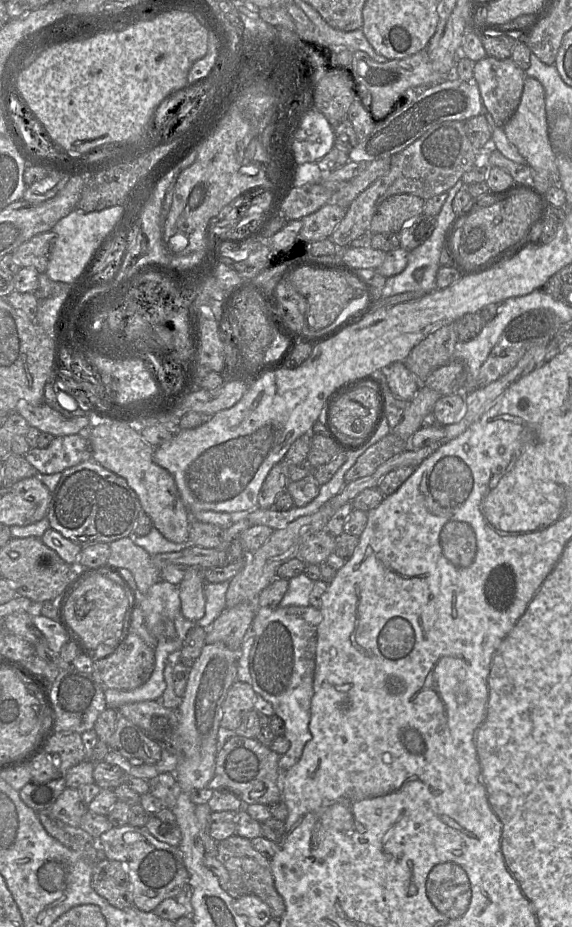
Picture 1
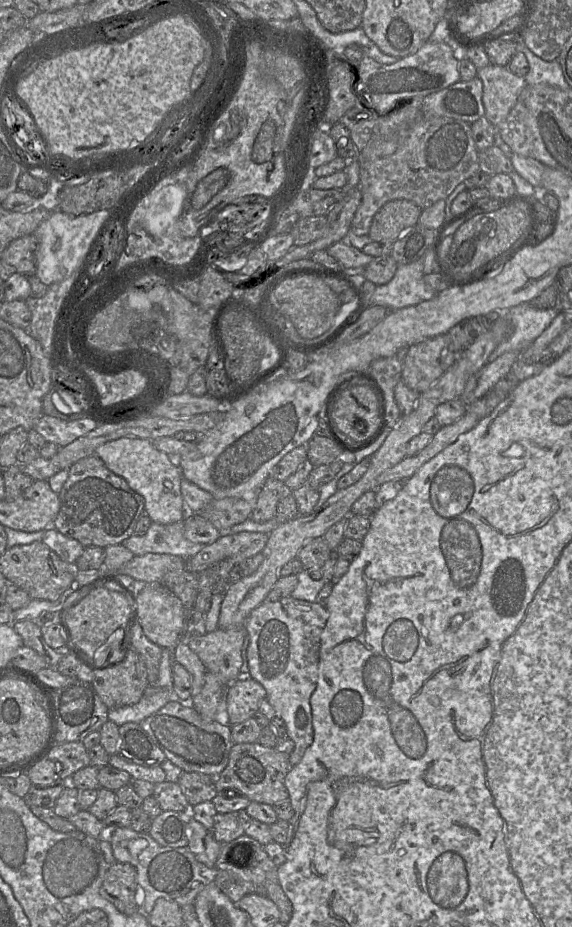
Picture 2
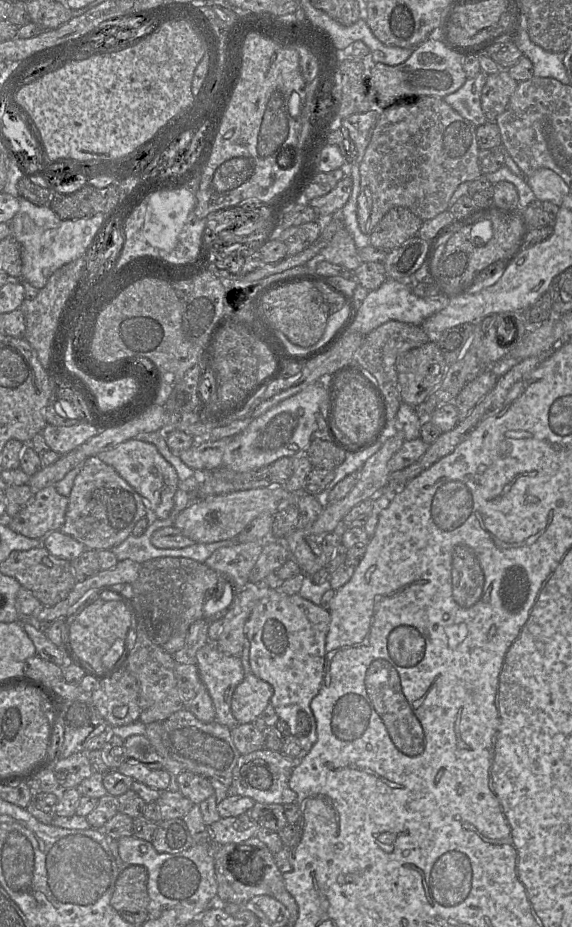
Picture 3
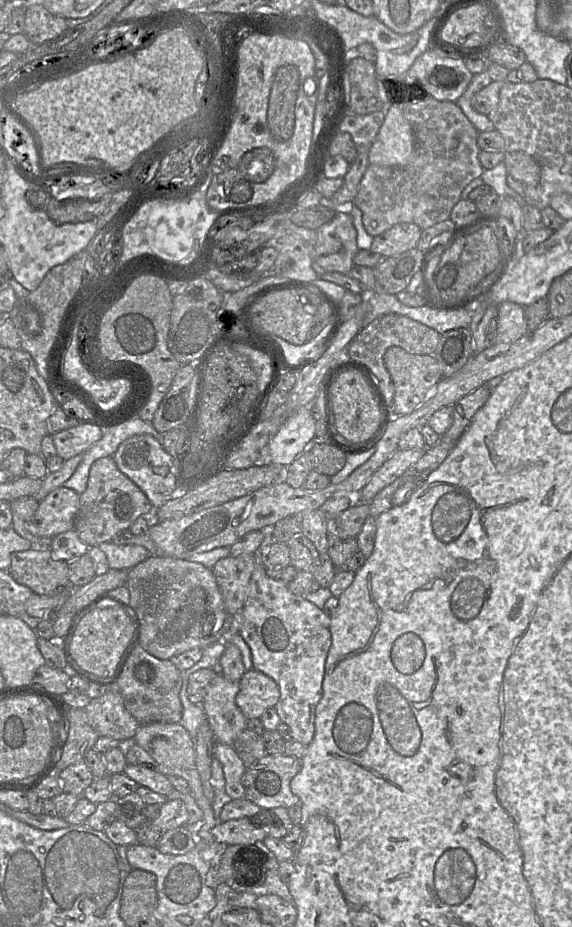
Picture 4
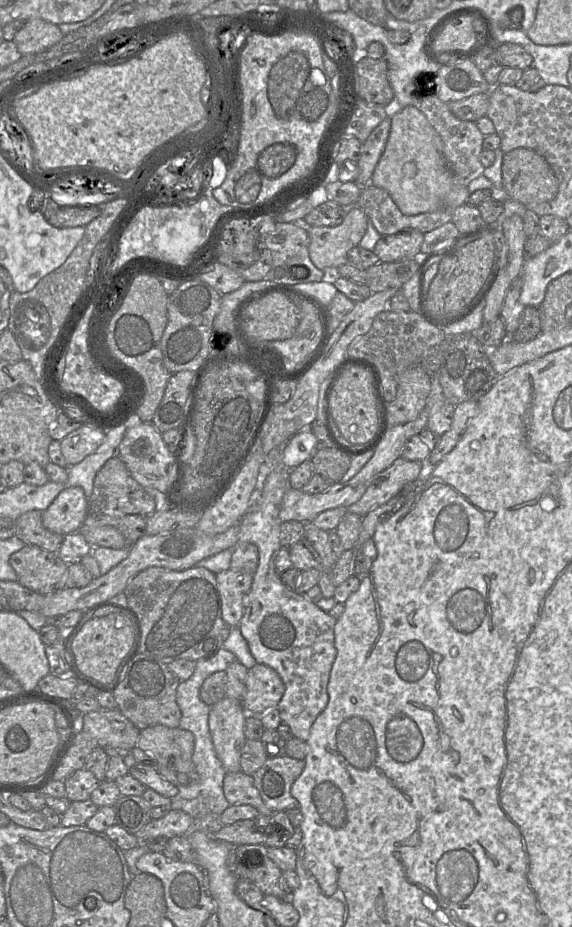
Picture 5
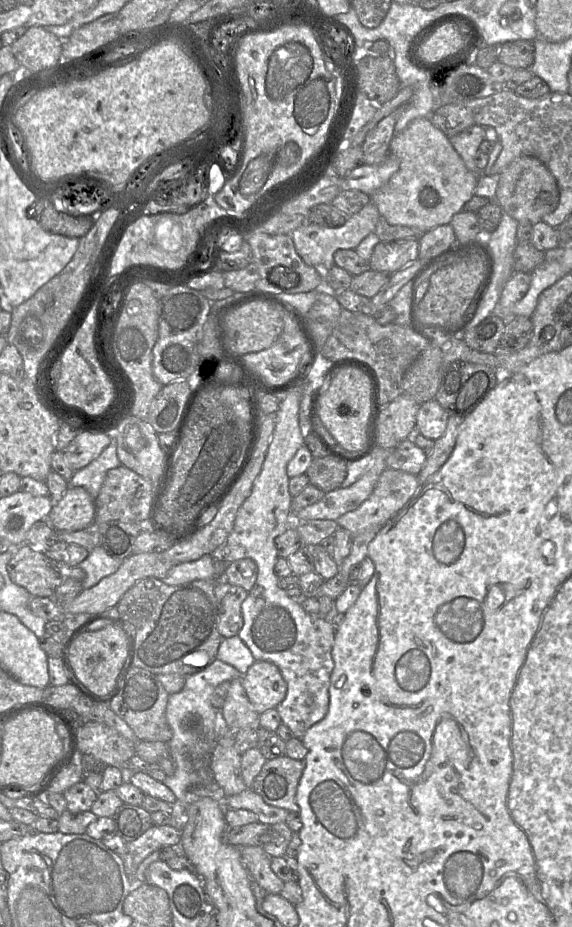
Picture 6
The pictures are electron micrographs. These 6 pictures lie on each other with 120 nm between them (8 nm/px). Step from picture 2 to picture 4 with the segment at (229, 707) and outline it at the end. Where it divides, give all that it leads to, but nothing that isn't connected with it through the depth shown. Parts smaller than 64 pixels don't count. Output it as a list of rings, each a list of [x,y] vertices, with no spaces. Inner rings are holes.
[[[250,669],[240,679],[235,702],[247,720],[260,719],[267,709],[274,708],[279,697],[279,687],[271,677]]]

